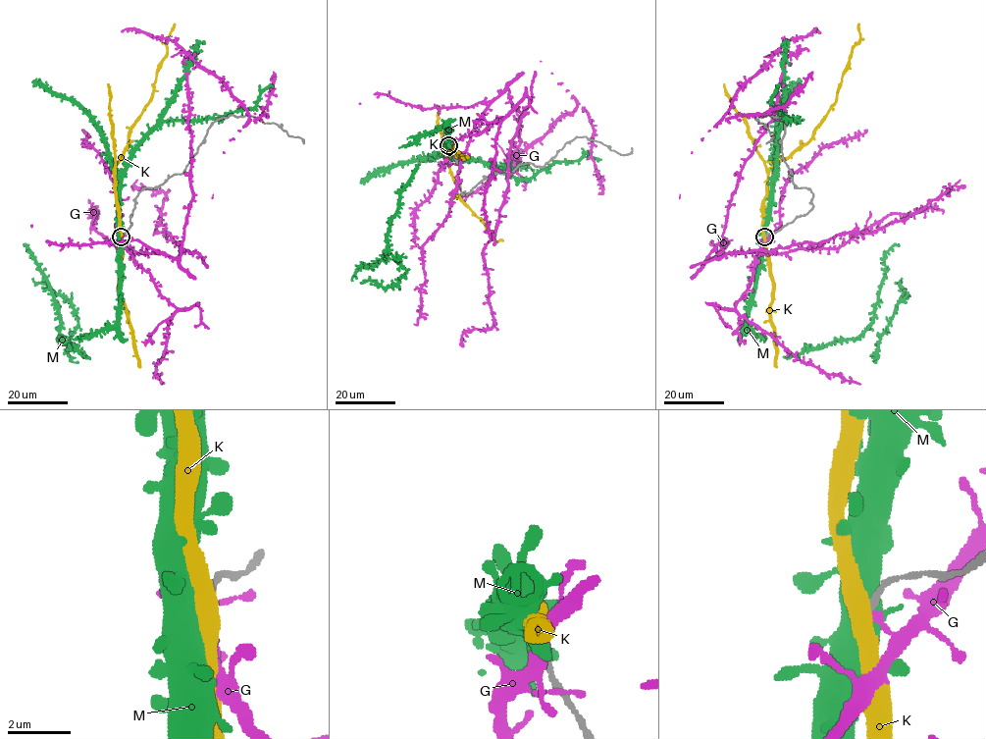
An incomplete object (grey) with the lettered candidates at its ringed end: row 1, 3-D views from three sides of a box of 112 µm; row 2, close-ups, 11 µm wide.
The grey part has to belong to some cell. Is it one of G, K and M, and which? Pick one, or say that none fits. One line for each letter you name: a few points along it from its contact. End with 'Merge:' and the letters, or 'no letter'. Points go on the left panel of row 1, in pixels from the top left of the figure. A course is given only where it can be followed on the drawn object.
Merge: no letter

